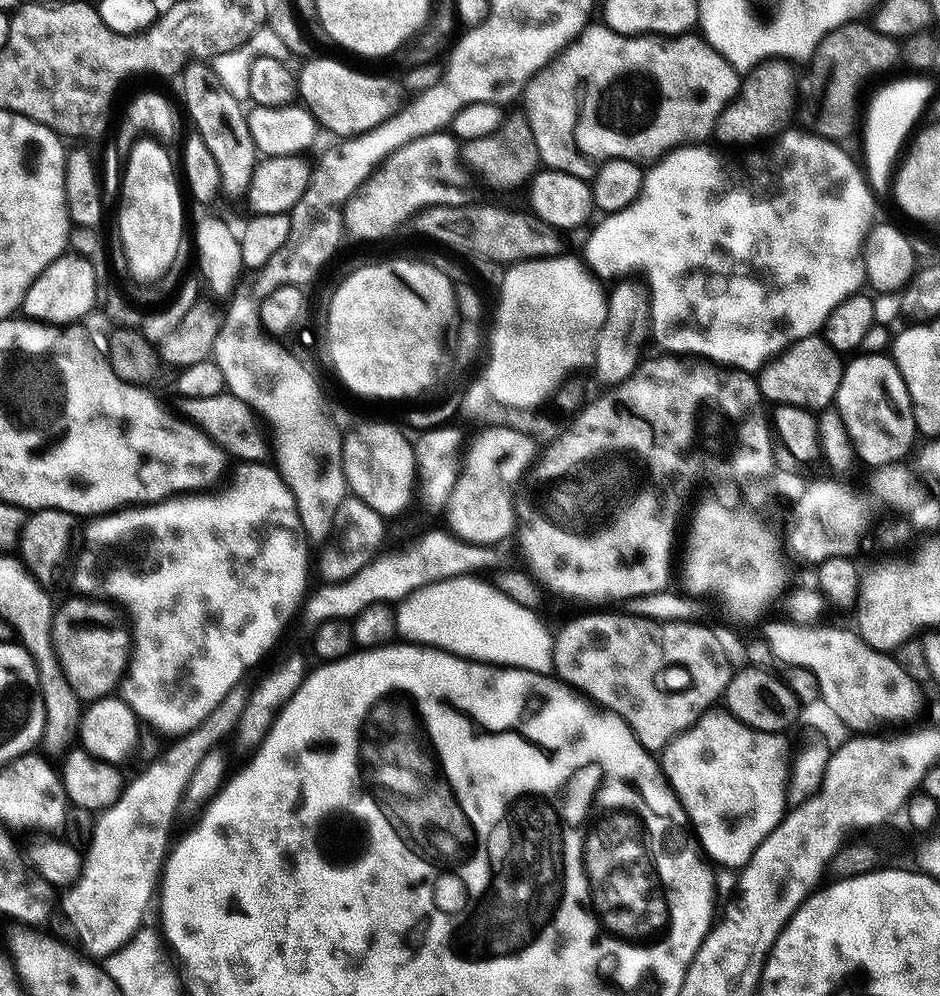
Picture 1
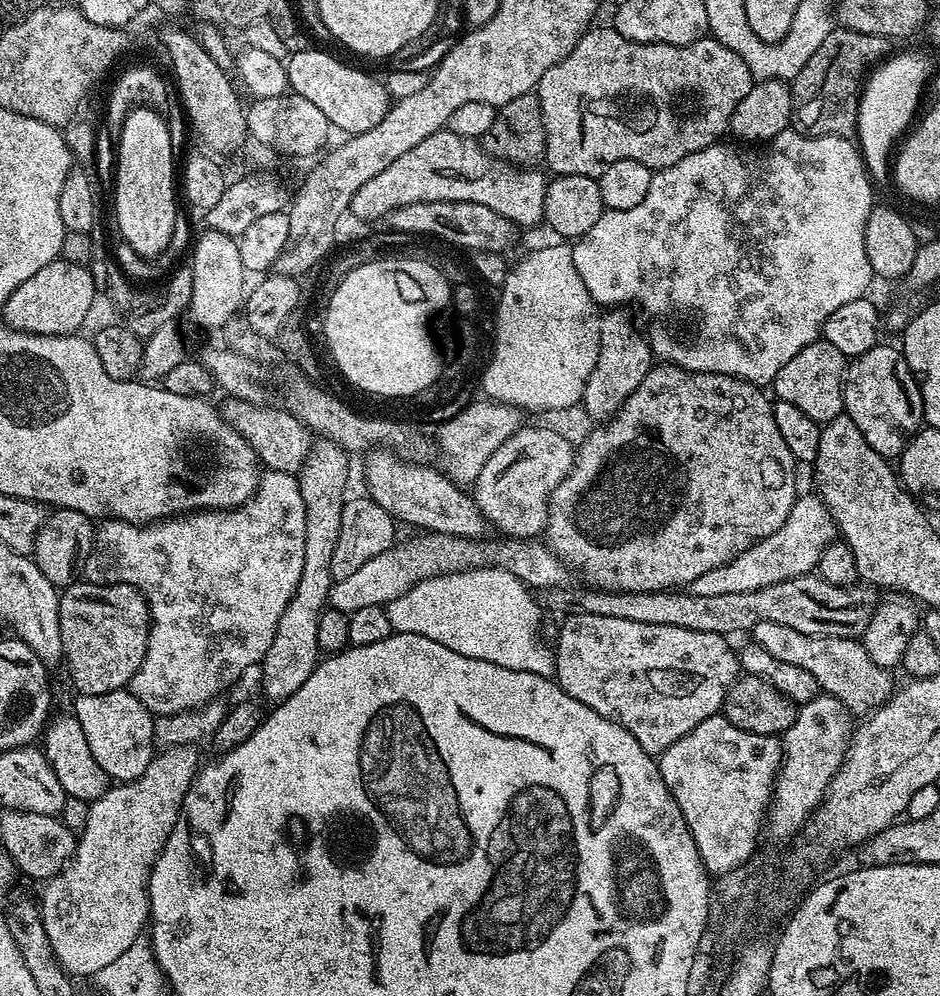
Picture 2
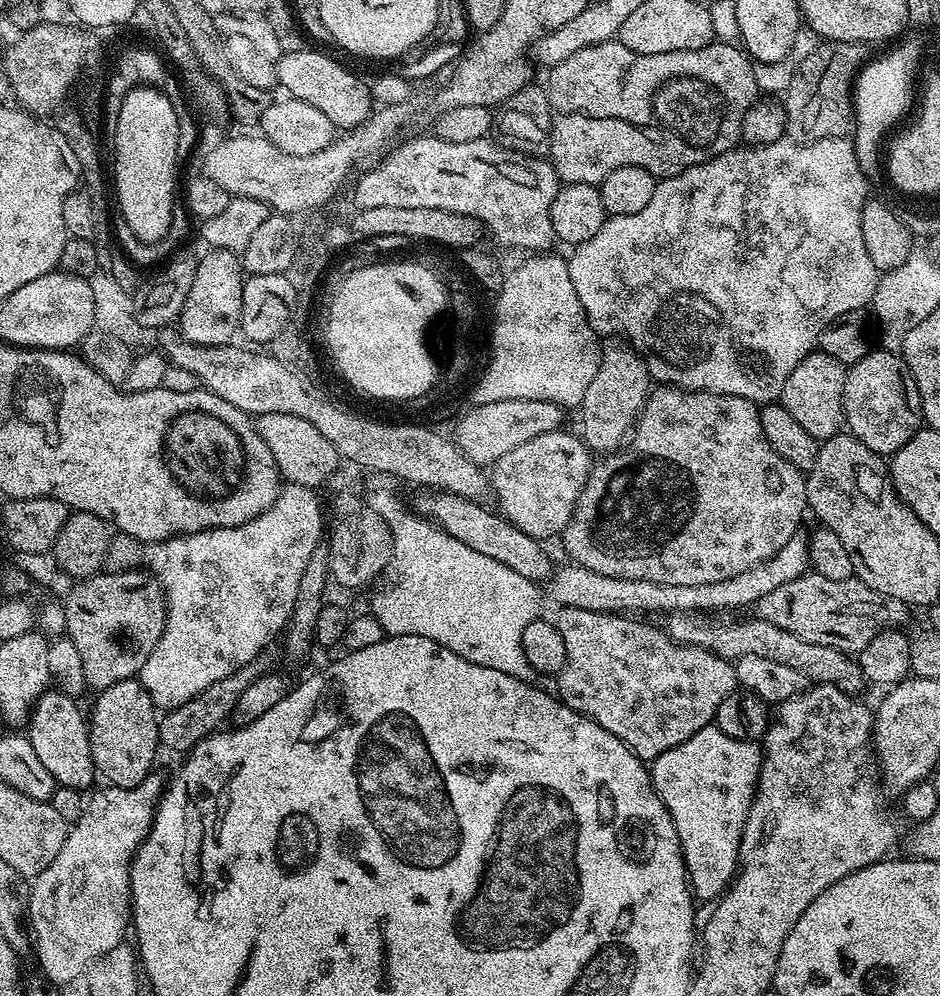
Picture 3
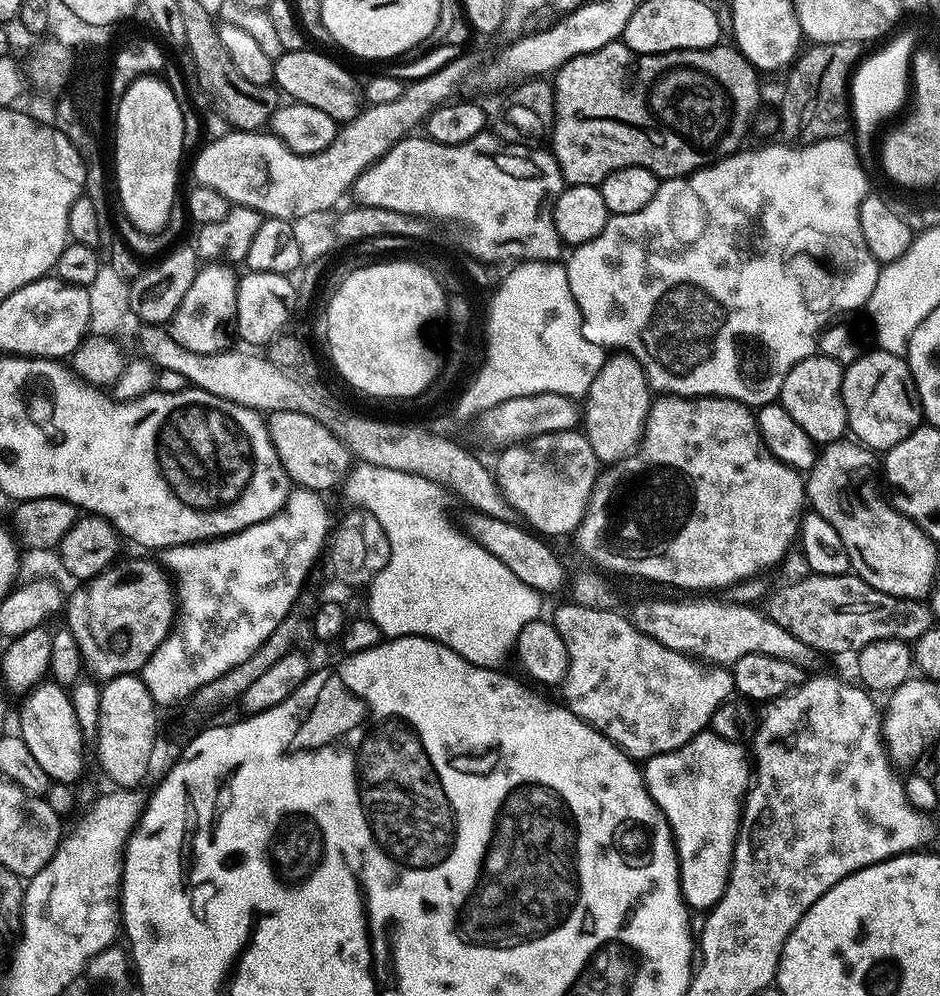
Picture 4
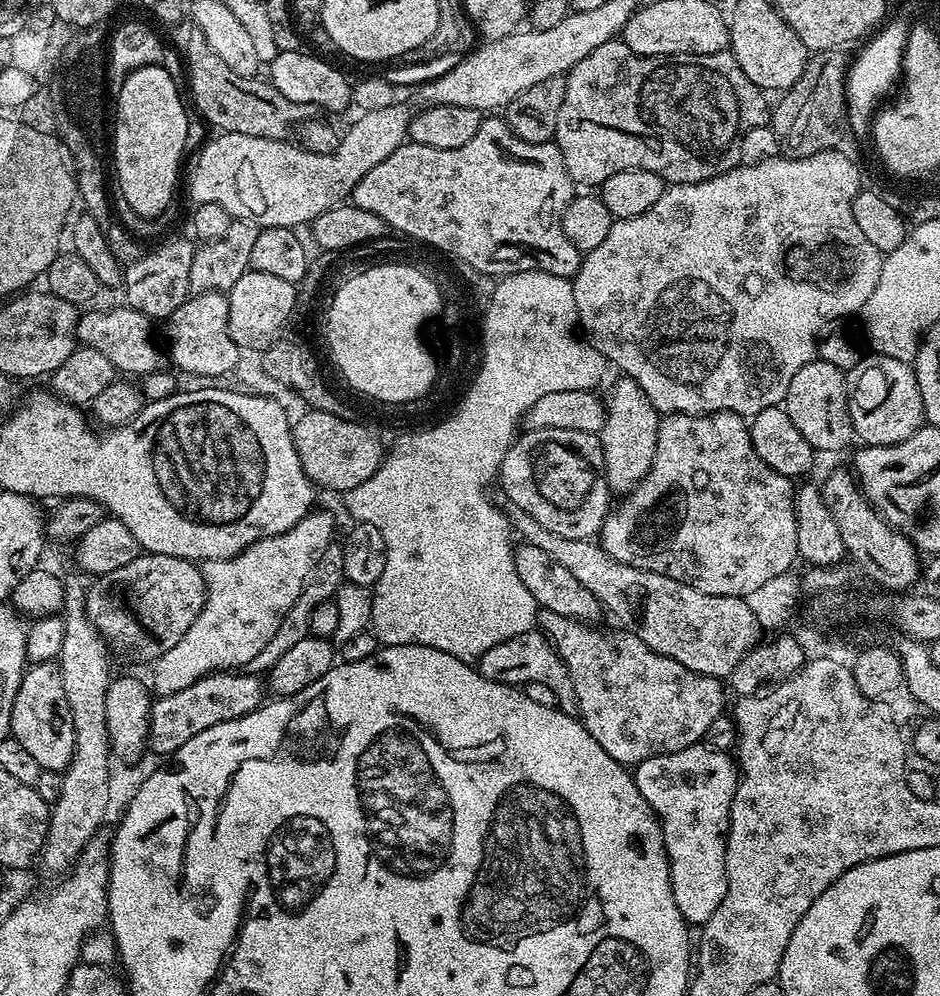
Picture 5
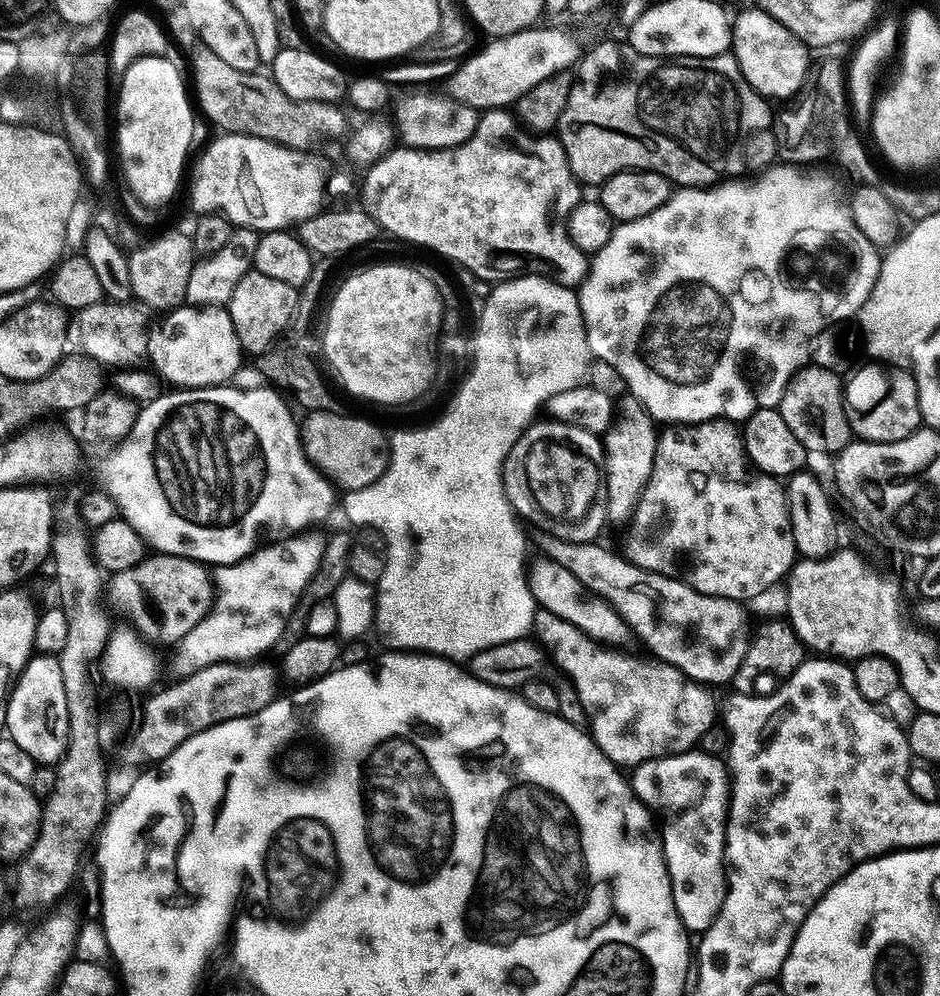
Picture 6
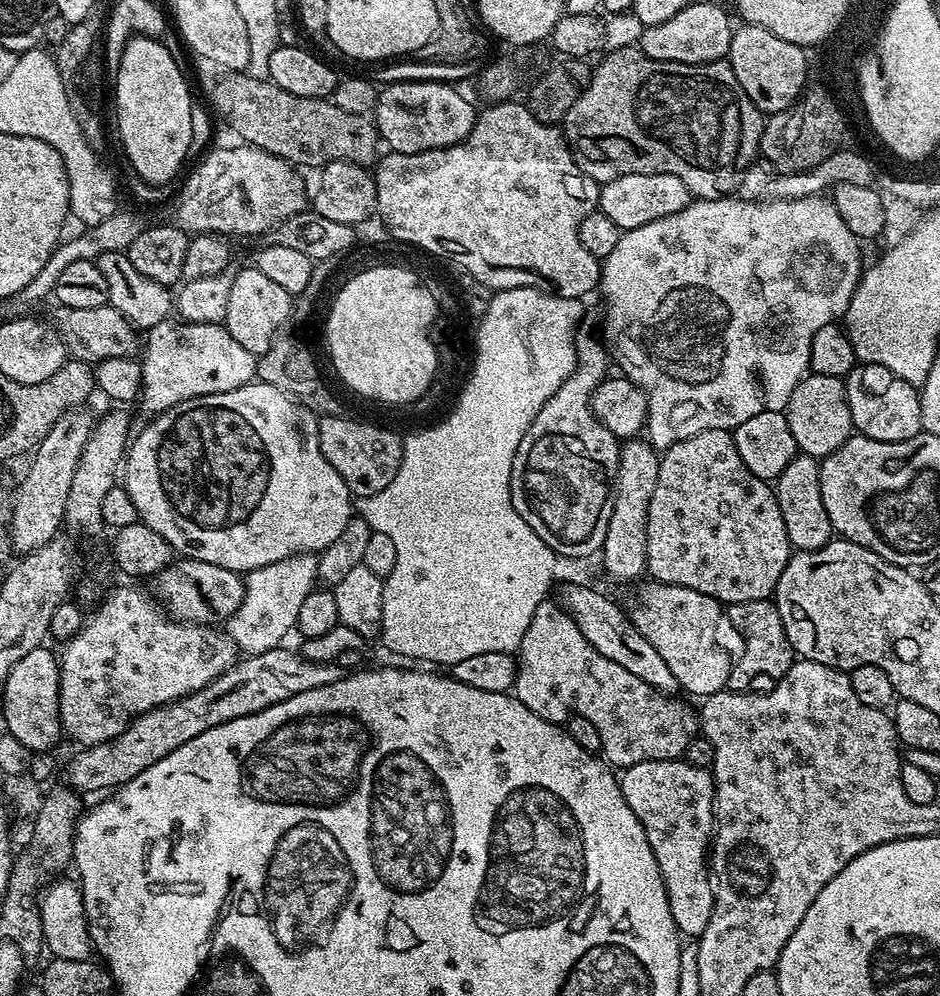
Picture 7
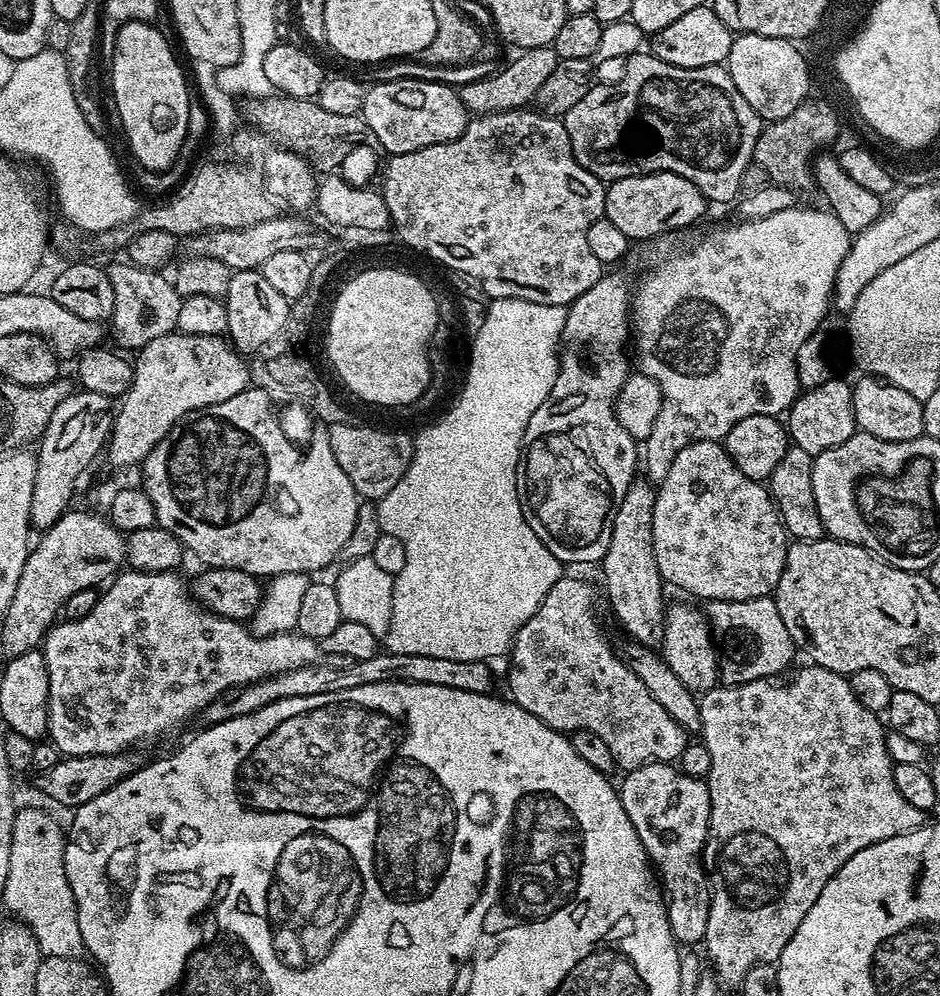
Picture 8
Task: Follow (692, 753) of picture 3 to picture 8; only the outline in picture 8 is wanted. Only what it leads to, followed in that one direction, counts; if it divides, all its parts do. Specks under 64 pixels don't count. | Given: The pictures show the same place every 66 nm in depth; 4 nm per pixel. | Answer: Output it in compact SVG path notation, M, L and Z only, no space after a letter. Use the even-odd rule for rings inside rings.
M675 763L647 764L641 768L634 768L623 773L624 781L619 781L618 791L620 801L634 822L634 830L638 830L638 838L646 850L649 861L658 873L659 883L666 893L668 906L668 921L672 938L680 946L696 946L701 943L706 934L708 911L712 901L710 880L706 875L706 864L700 861L704 852L704 843L709 843L710 829L710 790L704 780L690 778L680 771Z

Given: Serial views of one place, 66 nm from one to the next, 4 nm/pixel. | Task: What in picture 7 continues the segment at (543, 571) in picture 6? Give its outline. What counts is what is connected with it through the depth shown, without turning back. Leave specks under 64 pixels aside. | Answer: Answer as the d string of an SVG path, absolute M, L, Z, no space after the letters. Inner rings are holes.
M564 584L560 588L558 603L564 611L569 612L574 618L582 635L602 654L602 658L610 658L610 662L618 662L630 674L642 678L646 686L650 686L656 692L662 692L665 696L676 696L681 691L678 678L670 674L670 666L662 659L662 654L642 638L642 634L632 625L632 620L628 617L627 611L619 608L608 596L603 596L600 592L595 592L592 588L587 588L584 584Z

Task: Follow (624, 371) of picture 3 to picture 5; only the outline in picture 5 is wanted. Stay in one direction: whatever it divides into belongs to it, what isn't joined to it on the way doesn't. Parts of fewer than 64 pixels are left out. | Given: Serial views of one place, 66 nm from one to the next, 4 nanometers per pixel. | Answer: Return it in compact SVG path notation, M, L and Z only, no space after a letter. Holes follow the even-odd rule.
M620 378L609 390L604 400L604 424L598 433L609 493L631 493L644 479L654 462L661 419L661 413L656 411L650 398L646 398L642 386L638 386L636 380Z

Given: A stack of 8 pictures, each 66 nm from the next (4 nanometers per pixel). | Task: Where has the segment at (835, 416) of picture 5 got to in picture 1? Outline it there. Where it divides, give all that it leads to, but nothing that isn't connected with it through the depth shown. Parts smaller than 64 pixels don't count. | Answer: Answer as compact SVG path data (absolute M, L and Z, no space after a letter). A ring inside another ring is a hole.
M823 335L807 336L795 340L778 356L773 356L758 373L760 393L773 405L789 404L809 410L827 408L836 399L836 391L842 382L845 361L841 353L832 349Z

